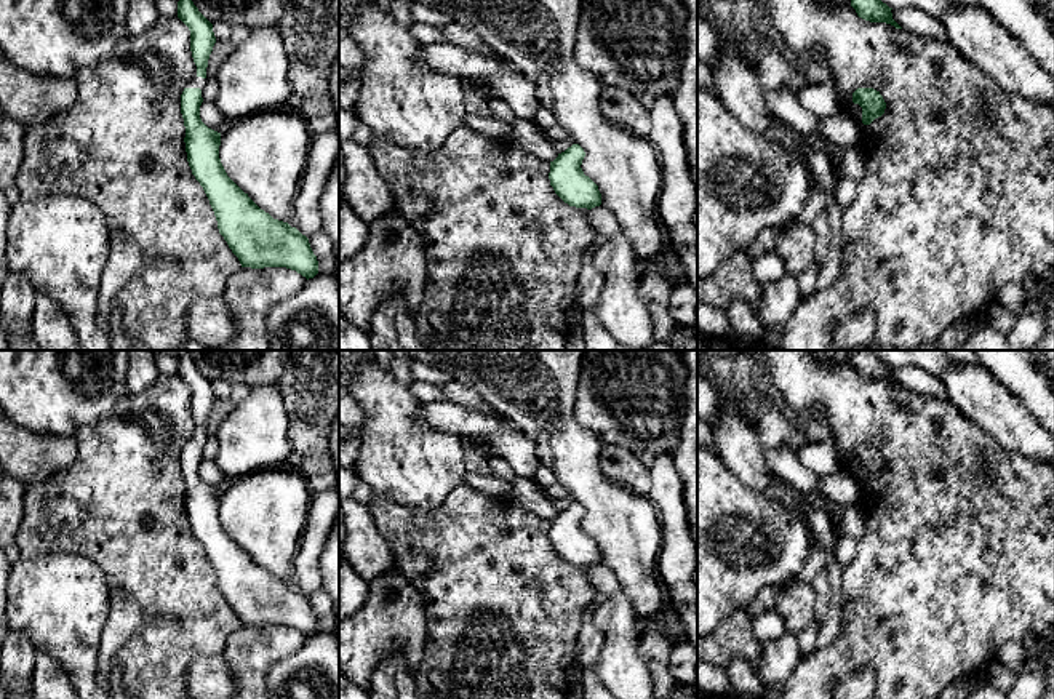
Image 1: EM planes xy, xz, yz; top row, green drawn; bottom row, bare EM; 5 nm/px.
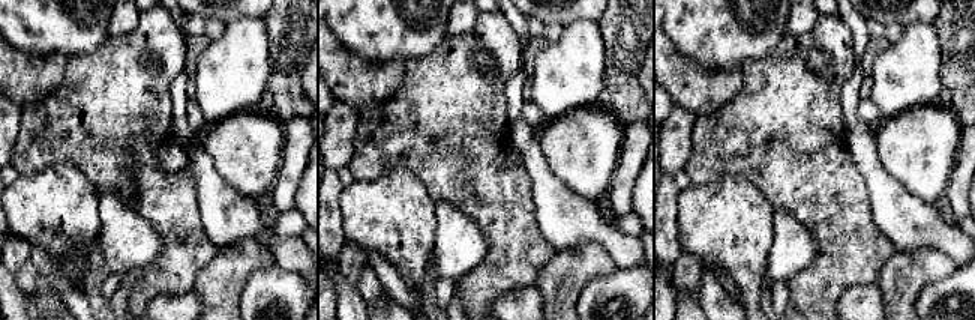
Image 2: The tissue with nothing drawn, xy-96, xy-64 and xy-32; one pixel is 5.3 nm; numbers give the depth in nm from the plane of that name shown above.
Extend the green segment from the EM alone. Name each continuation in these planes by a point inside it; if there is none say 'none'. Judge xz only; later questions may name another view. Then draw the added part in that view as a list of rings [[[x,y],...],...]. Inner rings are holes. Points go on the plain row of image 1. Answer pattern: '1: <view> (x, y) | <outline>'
none

